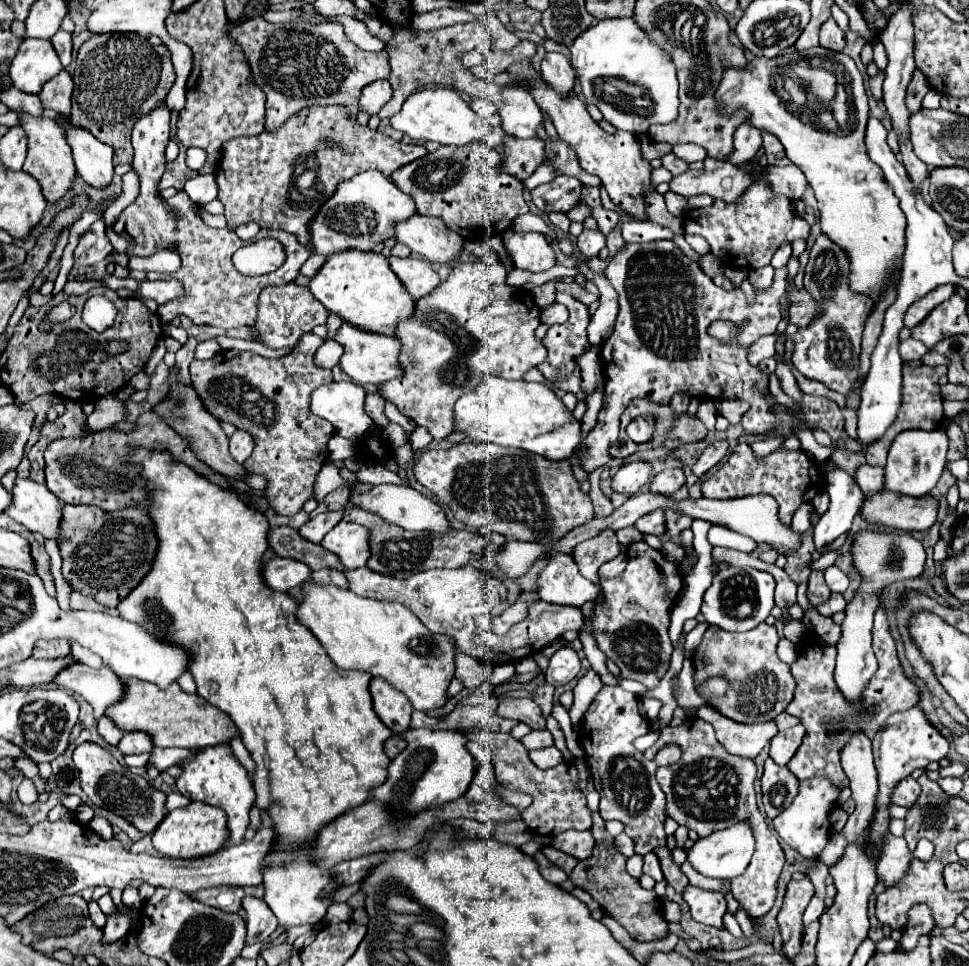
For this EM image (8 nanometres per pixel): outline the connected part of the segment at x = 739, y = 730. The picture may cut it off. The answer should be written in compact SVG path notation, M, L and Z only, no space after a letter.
M708 705L698 709L698 717L708 721L714 727L716 739L720 741L720 745L724 745L728 753L734 753L736 757L746 757L746 759L754 759L778 731L774 721L744 725L744 723L730 721L728 717L722 717Z

